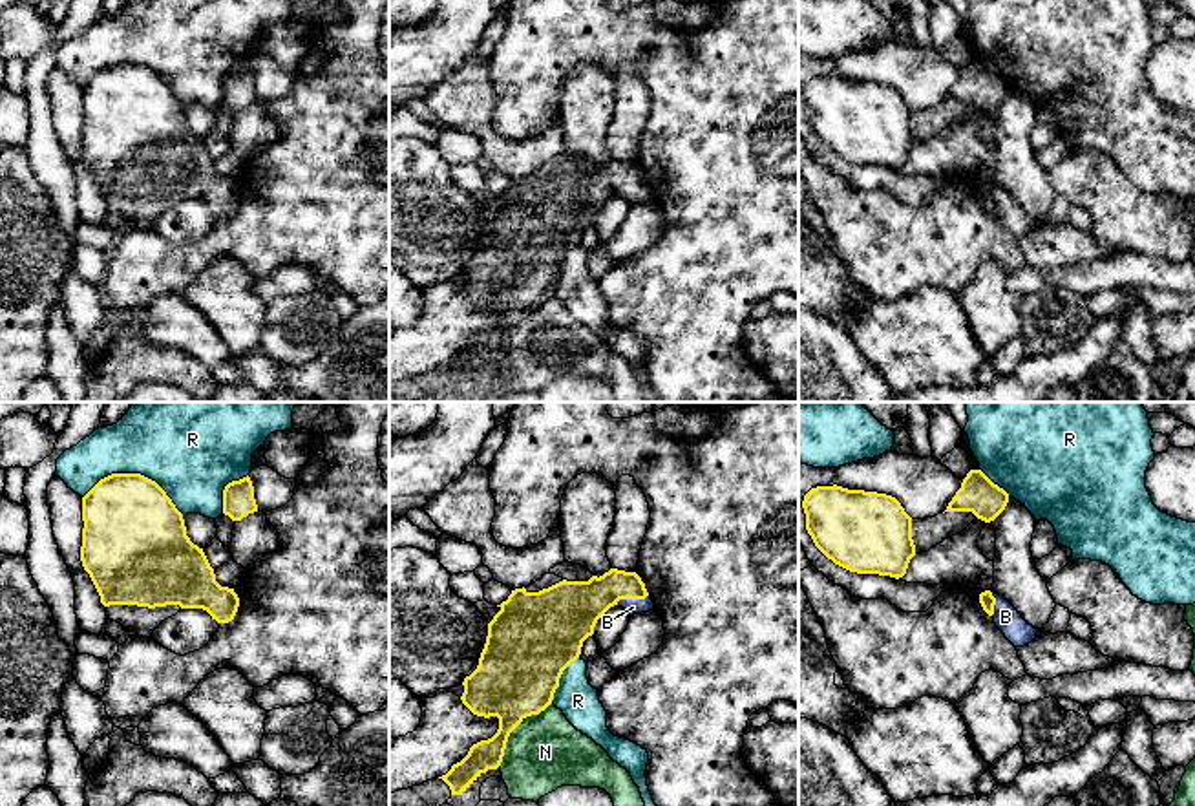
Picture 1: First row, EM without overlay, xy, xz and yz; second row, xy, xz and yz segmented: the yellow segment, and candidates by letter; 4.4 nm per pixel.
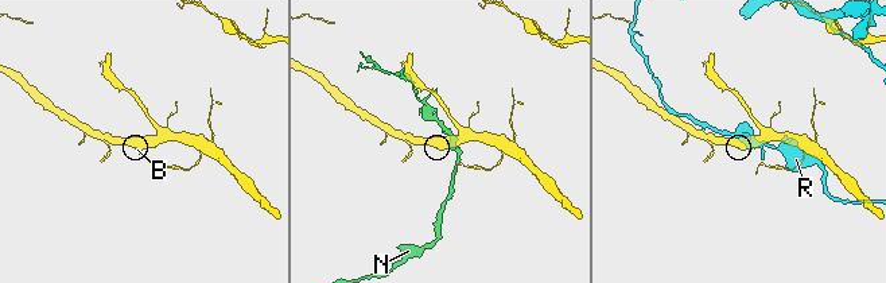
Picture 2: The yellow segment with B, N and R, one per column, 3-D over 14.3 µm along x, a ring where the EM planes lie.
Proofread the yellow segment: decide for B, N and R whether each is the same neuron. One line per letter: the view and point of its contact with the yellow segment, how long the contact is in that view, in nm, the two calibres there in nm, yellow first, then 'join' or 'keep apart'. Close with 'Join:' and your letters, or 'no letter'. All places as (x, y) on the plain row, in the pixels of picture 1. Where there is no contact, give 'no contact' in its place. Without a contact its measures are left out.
B: xz (631, 189) | 150 nm | 220/70 nm | join
N: xz (514, 318) | 360 nm | 360/340 nm | keep apart
R: xy (136, 64) | 460 nm | 440/380 nm | keep apart
Join: B

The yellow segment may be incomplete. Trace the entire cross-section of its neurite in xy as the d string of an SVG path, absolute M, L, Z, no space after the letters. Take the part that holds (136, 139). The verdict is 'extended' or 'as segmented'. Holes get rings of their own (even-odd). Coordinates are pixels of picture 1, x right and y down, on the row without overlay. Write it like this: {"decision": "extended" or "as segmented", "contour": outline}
{"decision": "as segmented", "contour": "M111 64L82 88L80 152L104 197L137 196L203 199L217 214L234 210L239 188L216 172L203 139L186 126L183 104L166 82L141 64Z"}

